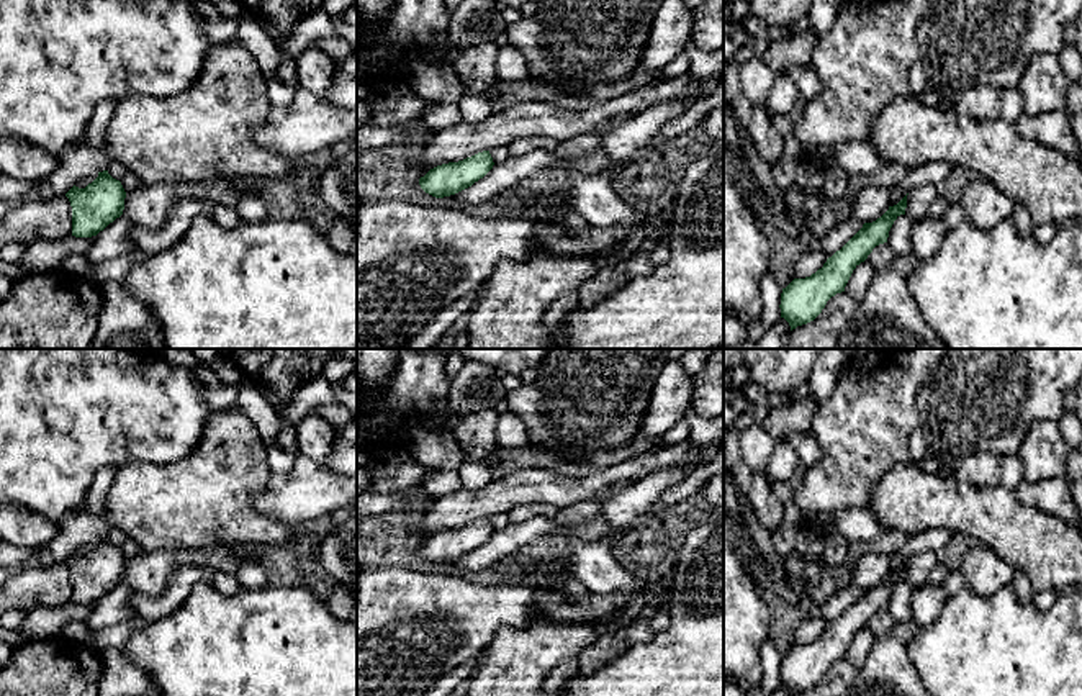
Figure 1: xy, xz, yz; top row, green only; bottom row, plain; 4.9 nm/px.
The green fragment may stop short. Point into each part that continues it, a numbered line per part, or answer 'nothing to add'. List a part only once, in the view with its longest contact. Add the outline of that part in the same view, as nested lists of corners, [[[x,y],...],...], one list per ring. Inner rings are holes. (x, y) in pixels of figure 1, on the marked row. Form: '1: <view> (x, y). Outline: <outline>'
nothing to add

